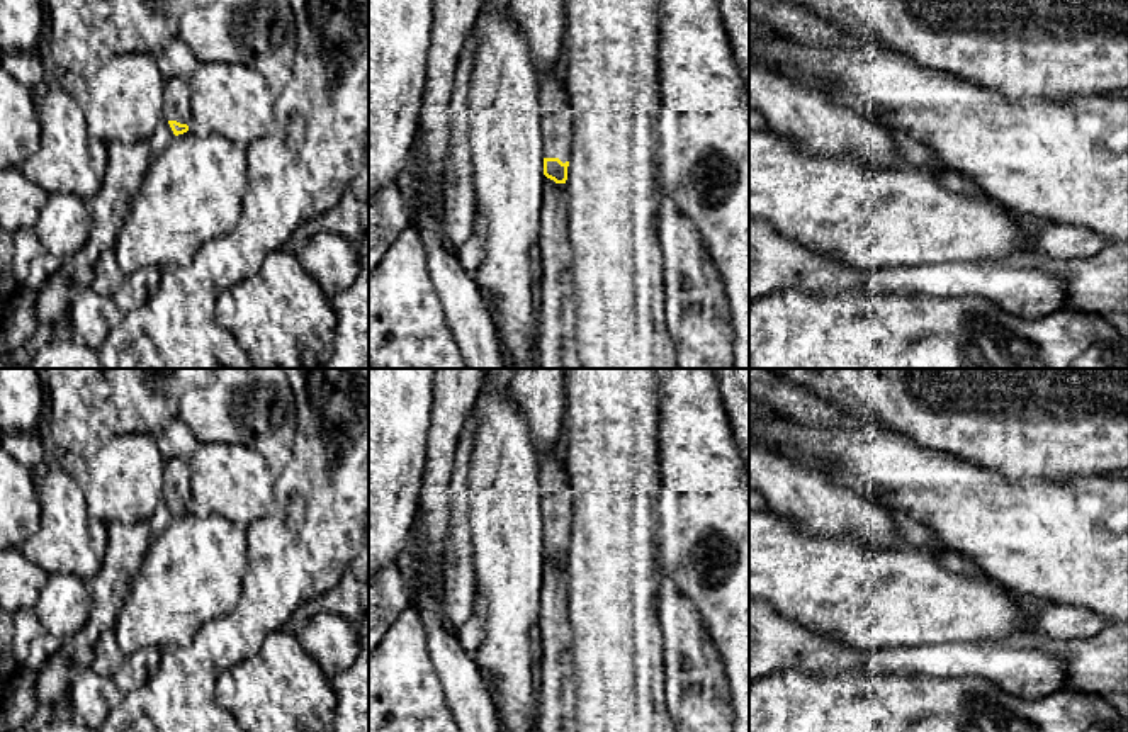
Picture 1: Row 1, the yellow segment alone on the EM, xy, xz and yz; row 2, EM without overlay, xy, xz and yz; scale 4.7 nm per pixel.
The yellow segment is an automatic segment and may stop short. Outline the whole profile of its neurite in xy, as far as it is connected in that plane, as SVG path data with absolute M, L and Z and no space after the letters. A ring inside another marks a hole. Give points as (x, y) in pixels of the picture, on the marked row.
M185 78L166 80L163 87L163 117L175 136L189 131L192 82Z

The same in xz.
M554 71L539 73L539 90L544 175L556 183L566 183L574 134L569 99Z

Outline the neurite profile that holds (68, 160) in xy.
M51 82L39 92L37 115L41 121L41 146L20 165L22 173L46 194L65 192L83 200L92 199L102 187L109 151L90 138L85 109L56 82Z

